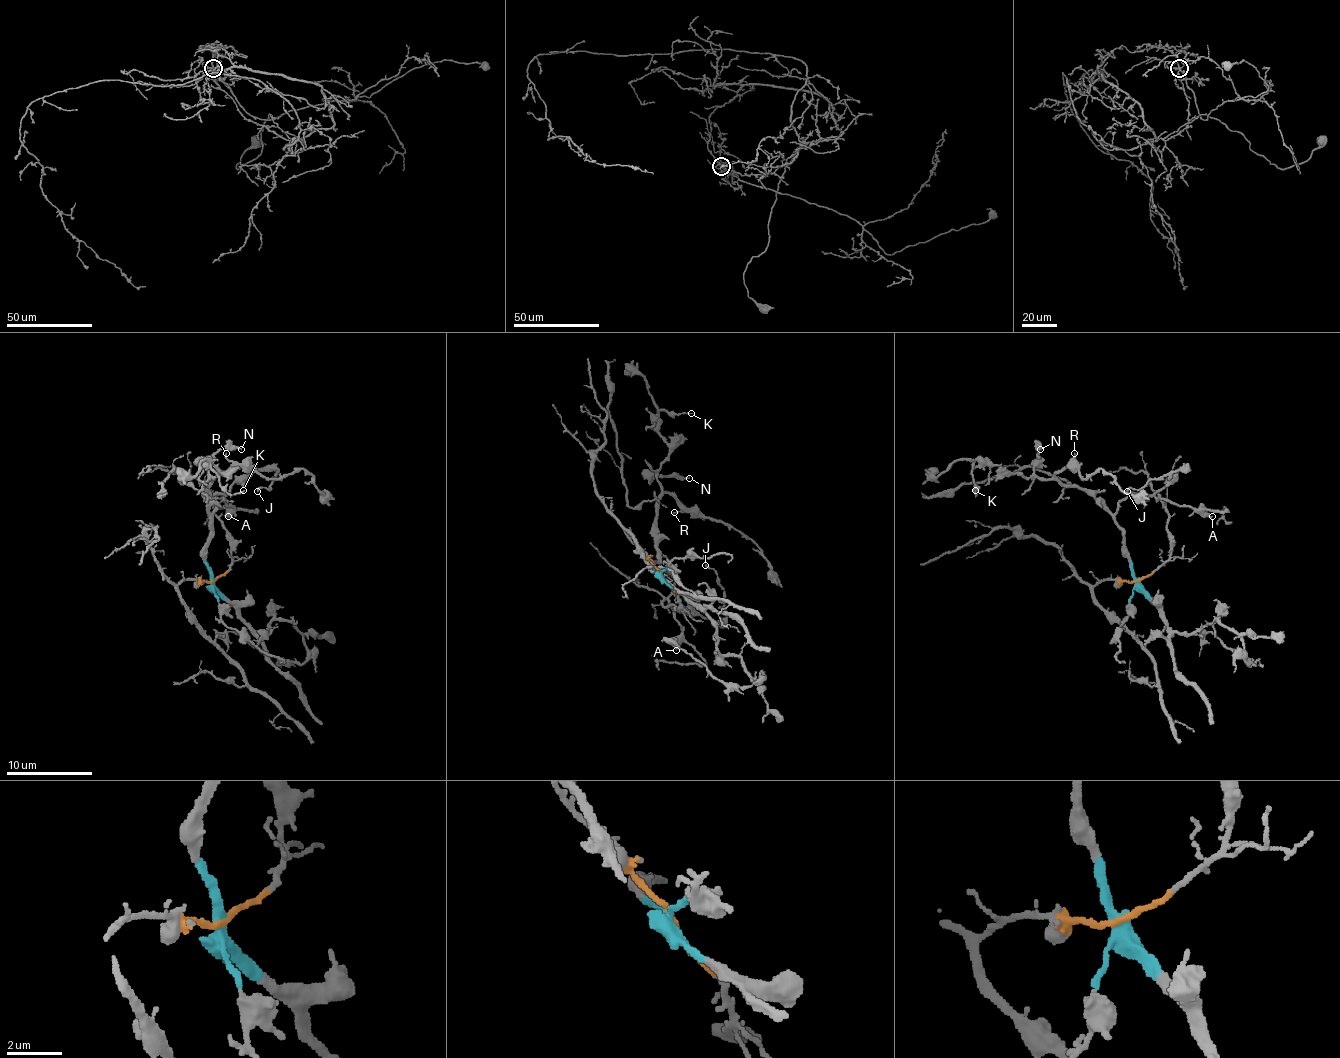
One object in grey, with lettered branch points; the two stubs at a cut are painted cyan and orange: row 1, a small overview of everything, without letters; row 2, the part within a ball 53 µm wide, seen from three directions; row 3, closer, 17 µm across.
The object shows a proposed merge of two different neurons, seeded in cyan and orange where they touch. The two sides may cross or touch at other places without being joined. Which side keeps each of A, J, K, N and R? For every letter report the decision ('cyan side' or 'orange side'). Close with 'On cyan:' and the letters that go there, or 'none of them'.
A: cyan side
J: cyan side
K: cyan side
N: cyan side
R: cyan side
On cyan: A, J, K, N, R

